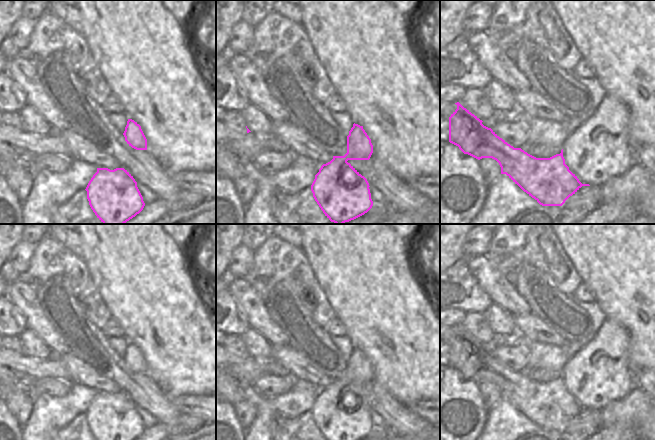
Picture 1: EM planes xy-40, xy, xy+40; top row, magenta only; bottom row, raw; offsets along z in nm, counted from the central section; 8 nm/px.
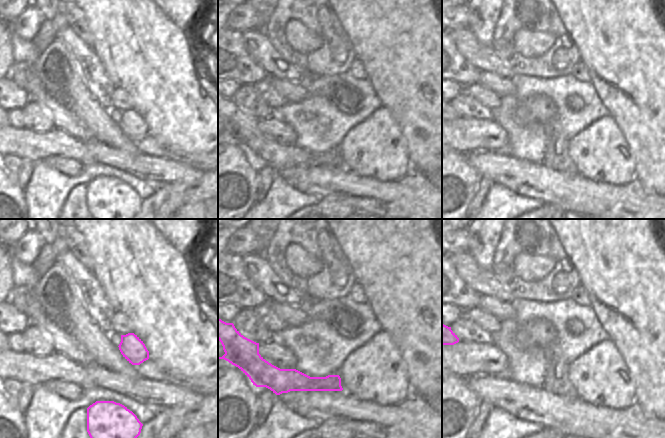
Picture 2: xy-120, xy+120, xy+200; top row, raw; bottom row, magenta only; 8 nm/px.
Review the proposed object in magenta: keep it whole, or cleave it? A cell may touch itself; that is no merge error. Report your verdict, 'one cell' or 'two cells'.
two cells

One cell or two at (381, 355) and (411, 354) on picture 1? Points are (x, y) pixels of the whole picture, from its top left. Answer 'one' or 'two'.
two

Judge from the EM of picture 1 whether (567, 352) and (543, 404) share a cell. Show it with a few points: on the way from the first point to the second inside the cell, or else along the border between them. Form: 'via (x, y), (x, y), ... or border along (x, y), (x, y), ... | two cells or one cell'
border along (575, 353), (567, 361), (561, 372) | two cells

